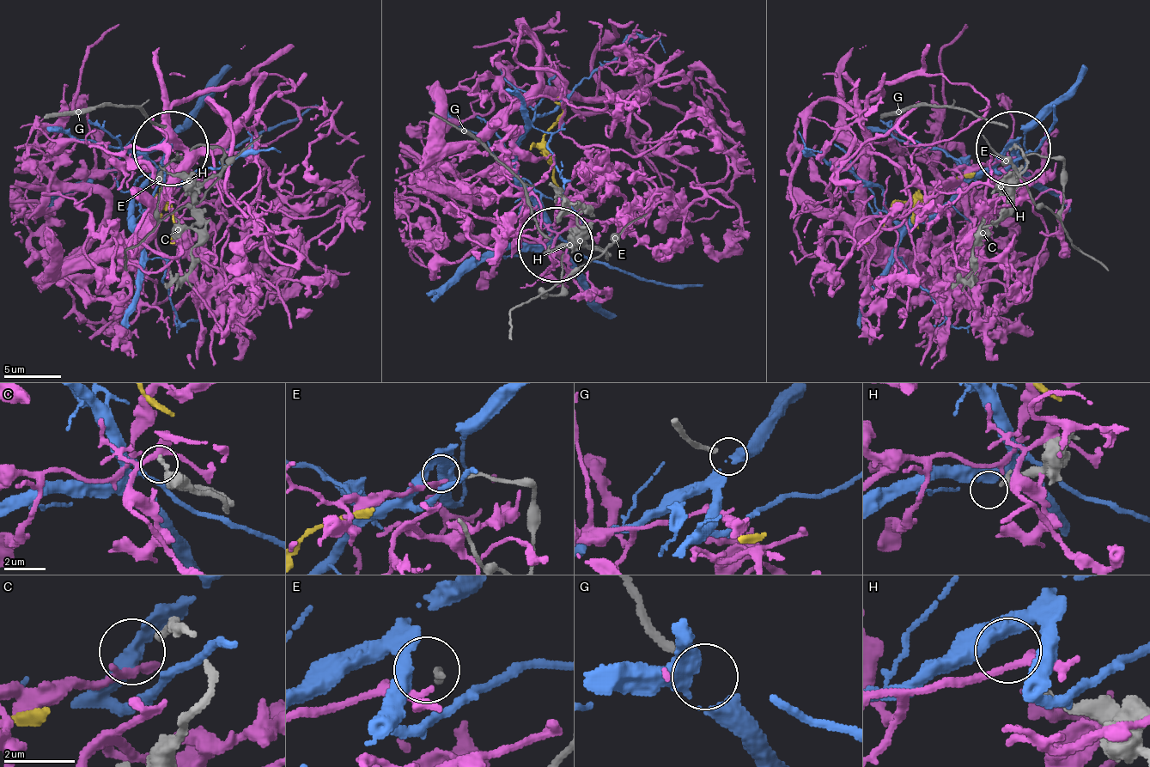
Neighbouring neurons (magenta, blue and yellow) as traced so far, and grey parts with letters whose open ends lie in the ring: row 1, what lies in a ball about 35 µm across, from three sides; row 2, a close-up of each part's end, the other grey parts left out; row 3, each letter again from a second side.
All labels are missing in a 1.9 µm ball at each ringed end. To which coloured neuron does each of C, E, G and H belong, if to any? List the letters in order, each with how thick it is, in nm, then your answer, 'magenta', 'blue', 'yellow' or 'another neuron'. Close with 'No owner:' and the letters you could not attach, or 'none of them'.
C: 190 nm | another neuron
E: 150 nm | another neuron
G: 220 nm | blue
H: 220 nm | another neuron
No owner: C, E, H

